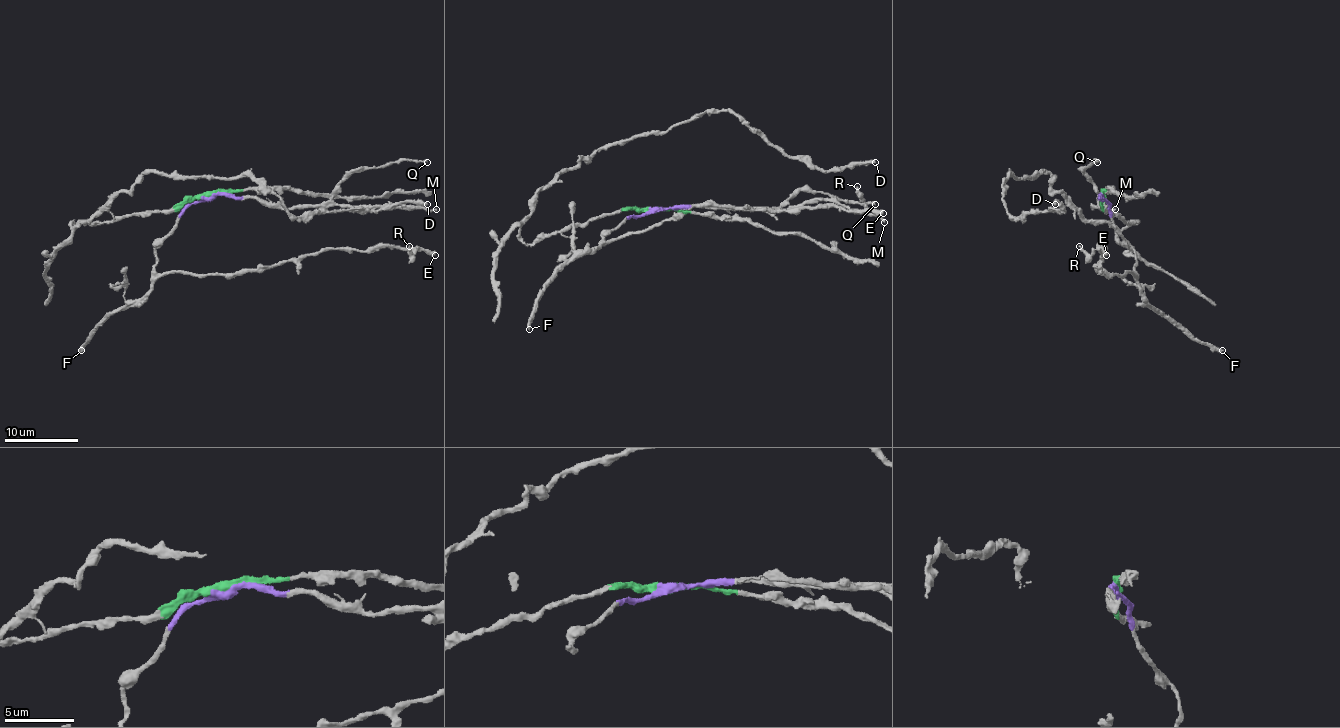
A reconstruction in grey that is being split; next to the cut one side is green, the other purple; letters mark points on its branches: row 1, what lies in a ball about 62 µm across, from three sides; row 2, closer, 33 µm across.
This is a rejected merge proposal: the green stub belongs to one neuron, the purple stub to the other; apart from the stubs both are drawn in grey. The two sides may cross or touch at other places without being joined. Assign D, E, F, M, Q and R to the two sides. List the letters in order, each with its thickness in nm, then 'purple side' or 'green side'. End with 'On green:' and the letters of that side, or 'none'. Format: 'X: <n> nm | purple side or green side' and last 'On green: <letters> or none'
D: 360 nm | green side
E: 480 nm | purple side
F: 320 nm | purple side
M: 260 nm | purple side
Q: 260 nm | purple side
R: 280 nm | purple side
On green: D

